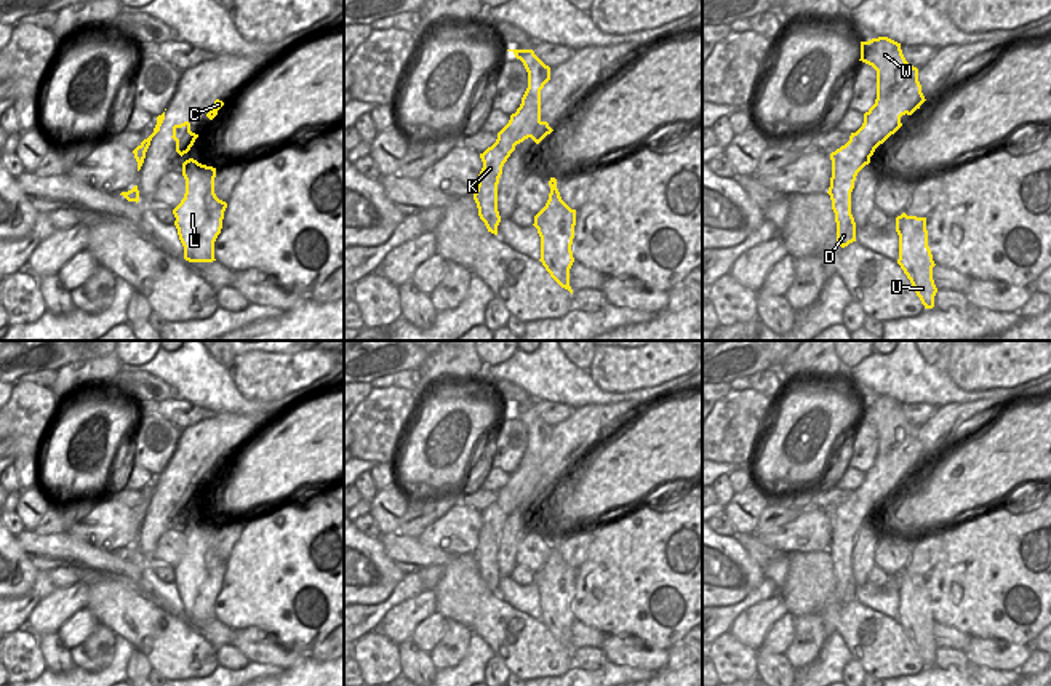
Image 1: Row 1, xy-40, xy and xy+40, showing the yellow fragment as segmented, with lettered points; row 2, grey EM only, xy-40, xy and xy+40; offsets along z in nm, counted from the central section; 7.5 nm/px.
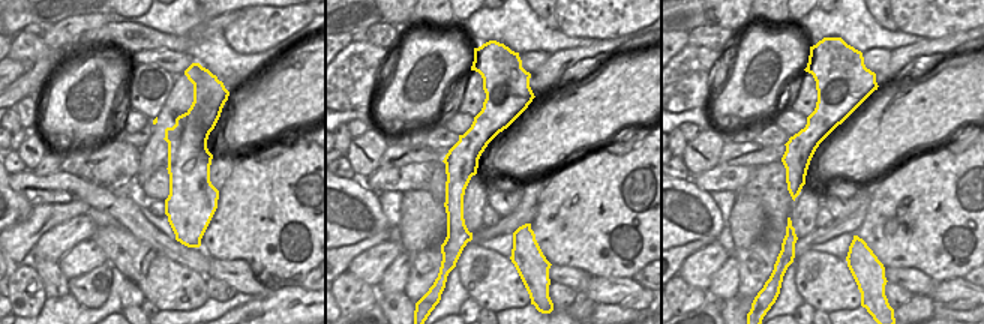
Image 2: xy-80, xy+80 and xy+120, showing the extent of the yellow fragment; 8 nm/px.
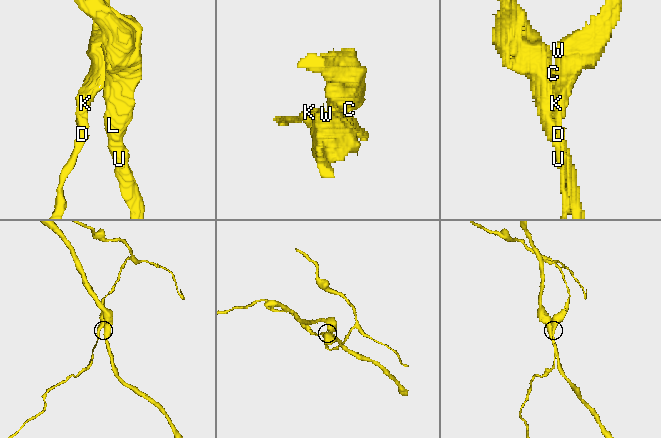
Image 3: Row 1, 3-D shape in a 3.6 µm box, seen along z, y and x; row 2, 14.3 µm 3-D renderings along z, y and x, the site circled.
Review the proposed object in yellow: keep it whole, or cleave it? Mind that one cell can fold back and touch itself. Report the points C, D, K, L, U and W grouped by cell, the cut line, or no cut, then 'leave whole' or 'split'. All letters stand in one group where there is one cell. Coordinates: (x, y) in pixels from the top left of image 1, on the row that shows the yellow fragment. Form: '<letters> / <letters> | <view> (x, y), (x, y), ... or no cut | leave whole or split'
C L U / D K W | xy (543, 122), (530, 136) | split

